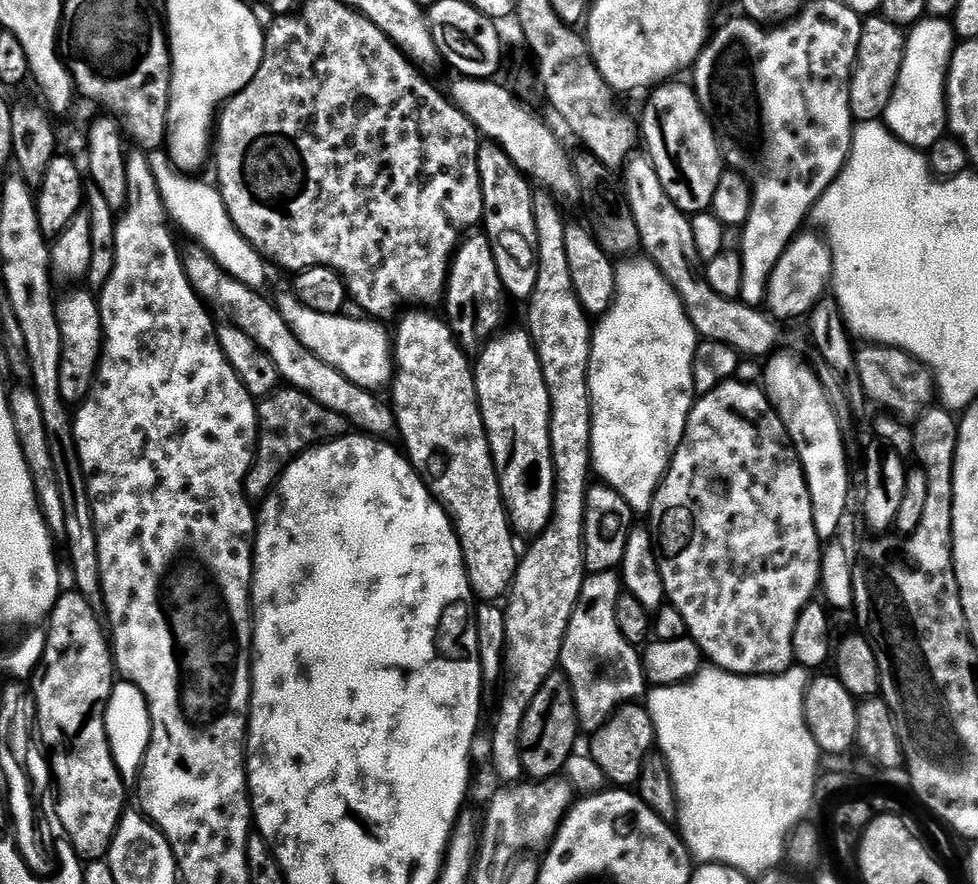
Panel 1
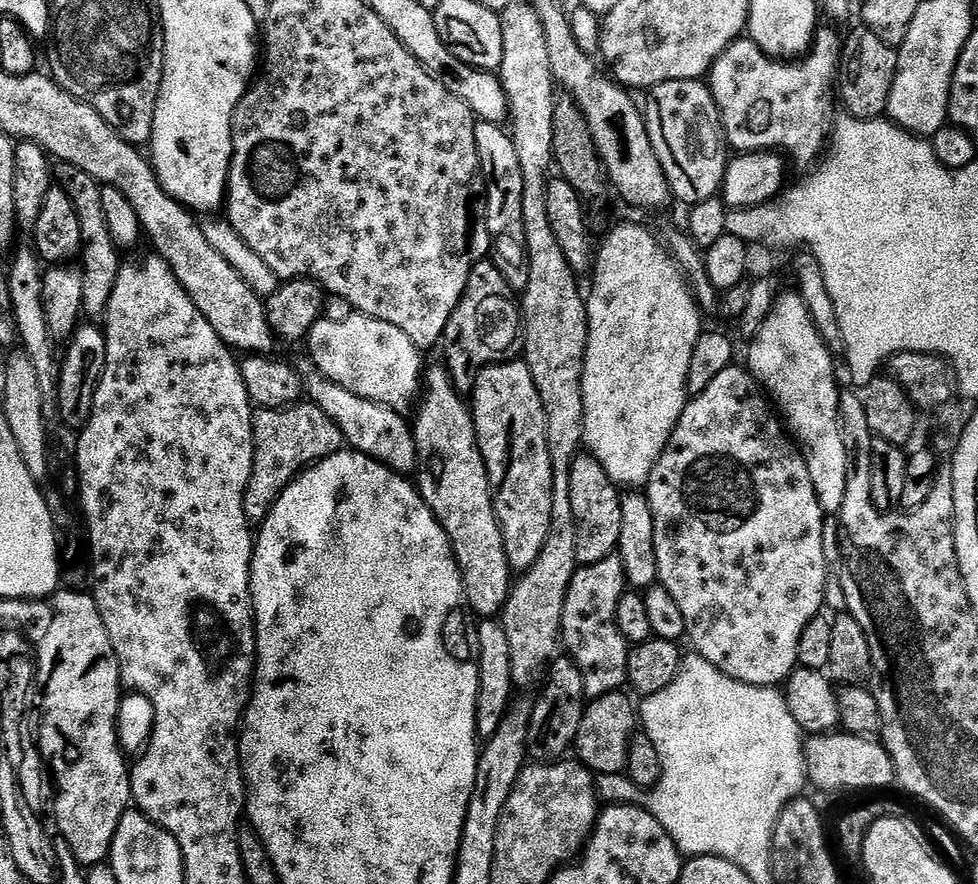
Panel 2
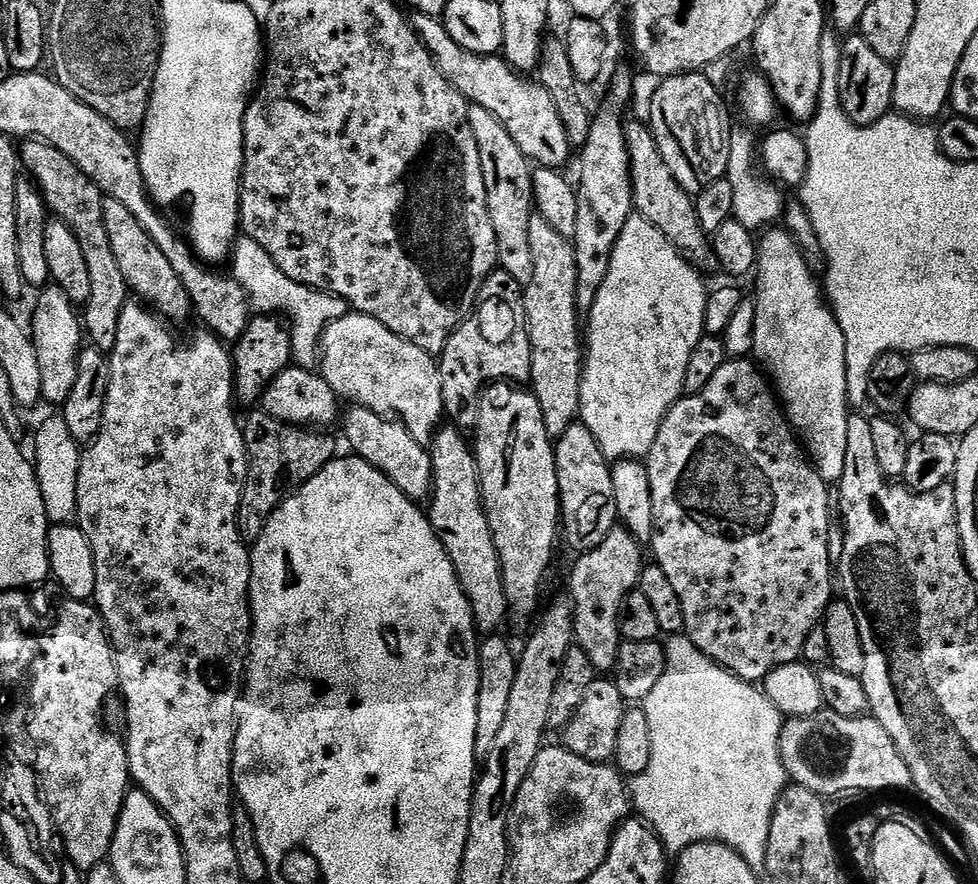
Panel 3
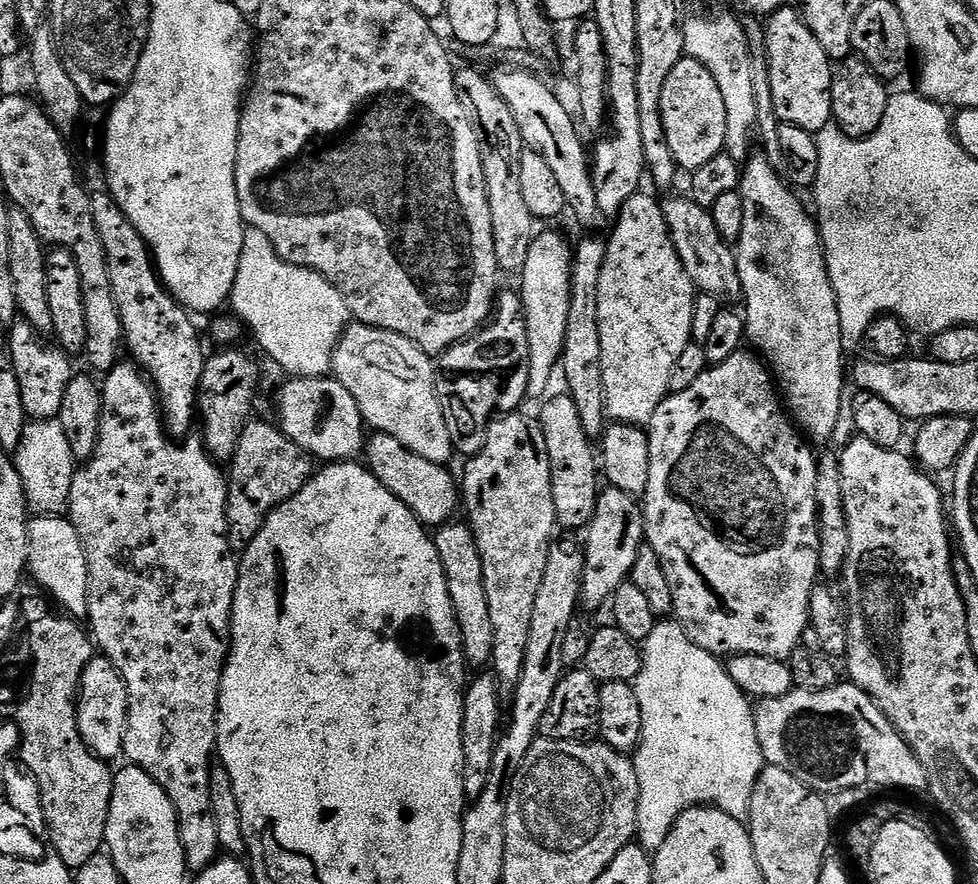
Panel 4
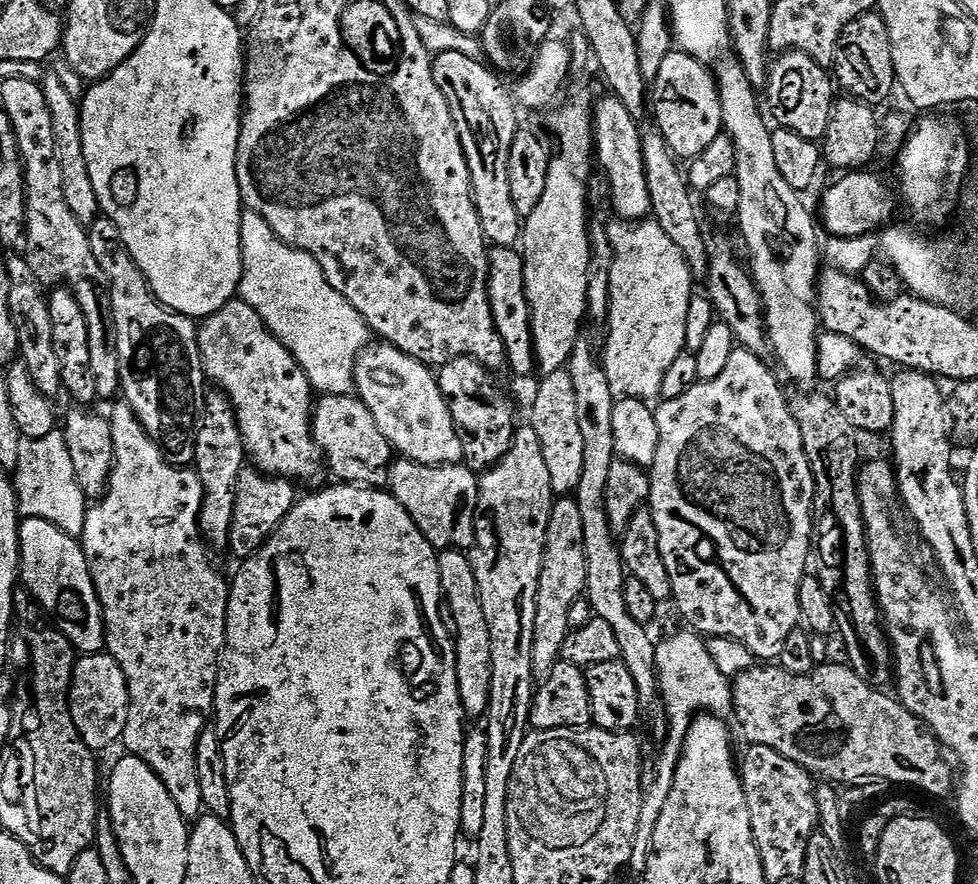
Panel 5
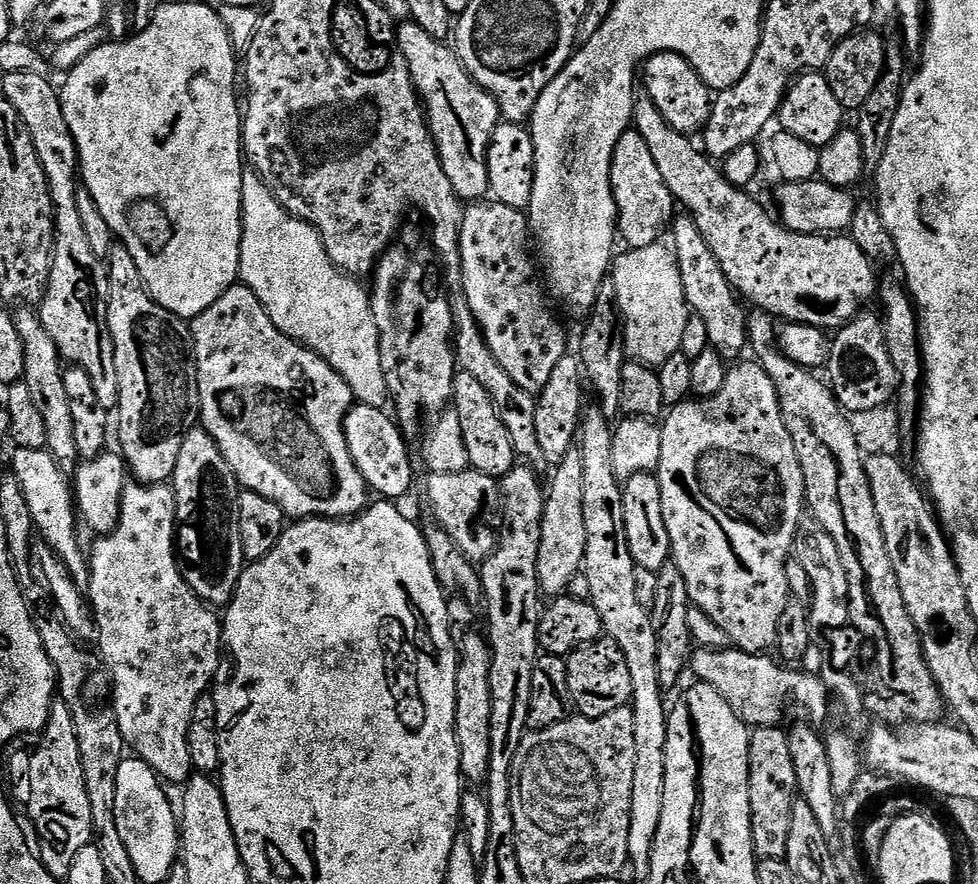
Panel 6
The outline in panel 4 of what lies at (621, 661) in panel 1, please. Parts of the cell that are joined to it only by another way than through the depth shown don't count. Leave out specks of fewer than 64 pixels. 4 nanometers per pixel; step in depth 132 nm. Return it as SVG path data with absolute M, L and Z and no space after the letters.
M611 486L605 487L600 495L596 497L596 509L594 518L586 529L588 540L584 545L584 577L582 578L582 590L580 599L585 605L596 608L599 604L607 605L612 595L631 577L634 570L634 562L638 562L640 549L645 547L646 537L644 534L644 509L637 497L626 494L626 490L618 490Z

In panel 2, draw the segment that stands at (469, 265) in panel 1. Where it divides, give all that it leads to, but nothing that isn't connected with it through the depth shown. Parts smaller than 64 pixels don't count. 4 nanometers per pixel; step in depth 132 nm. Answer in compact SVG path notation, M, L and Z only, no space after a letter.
M491 259L477 260L442 337L442 349L448 359L446 367L452 383L461 390L471 389L476 375L489 364L503 361L515 344L517 347L521 336L522 308L517 293L512 291L506 278L502 278Z

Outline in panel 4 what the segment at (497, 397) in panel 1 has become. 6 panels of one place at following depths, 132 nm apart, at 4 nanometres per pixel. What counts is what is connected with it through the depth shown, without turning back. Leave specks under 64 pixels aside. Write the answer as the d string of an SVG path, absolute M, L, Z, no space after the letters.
M504 414L499 418L493 419L488 426L488 441L482 446L479 454L471 457L464 468L464 480L462 476L462 504L466 509L468 507L467 523L470 525L478 554L482 558L482 578L486 582L486 602L490 602L490 622L494 626L494 654L490 661L491 671L501 685L508 690L515 689L517 683L522 678L522 666L526 662L526 646L530 642L530 622L534 618L534 598L538 598L538 586L542 586L542 578L546 574L546 558L548 549L554 543L554 537L558 532L556 523L556 511L554 510L554 498L552 497L552 487L550 486L550 454L546 454L546 438L540 429L539 419L521 414Z

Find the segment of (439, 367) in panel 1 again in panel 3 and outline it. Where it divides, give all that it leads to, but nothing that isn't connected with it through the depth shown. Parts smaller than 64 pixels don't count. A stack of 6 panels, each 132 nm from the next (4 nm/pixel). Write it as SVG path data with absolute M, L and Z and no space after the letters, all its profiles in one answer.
M455 426L441 427L439 431L432 437L432 442L430 445L430 451L432 453L432 490L430 493L430 501L432 500L432 505L427 505L426 515L428 521L432 523L432 528L436 532L436 536L442 542L442 546L446 550L446 554L450 558L450 562L454 566L456 571L456 577L458 582L462 586L462 590L466 594L466 598L470 602L470 610L472 611L472 619L476 622L476 627L481 633L492 634L497 631L499 624L503 622L504 616L506 617L506 611L508 603L506 602L504 594L504 583L502 582L502 570L500 569L500 559L498 558L496 547L494 546L492 531L490 530L490 524L486 518L486 510L484 509L484 504L480 500L480 479L478 478L478 470L476 469L476 458L474 455L474 448L471 443L468 444L464 441L465 433L461 429Z

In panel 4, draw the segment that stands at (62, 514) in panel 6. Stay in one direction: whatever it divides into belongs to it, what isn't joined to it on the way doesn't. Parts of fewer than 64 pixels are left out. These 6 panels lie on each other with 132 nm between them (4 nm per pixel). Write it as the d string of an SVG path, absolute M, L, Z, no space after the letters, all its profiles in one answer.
M59 419L29 422L22 430L22 442L15 450L14 463L24 483L24 497L33 513L57 517L67 513L70 486L76 477L78 461L70 450L66 430L62 430Z

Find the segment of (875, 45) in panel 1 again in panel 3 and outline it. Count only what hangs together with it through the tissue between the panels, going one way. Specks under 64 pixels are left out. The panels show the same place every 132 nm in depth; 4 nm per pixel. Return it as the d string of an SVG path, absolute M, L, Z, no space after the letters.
M858 34L849 35L841 43L838 56L840 105L844 113L848 115L848 121L865 128L889 115L893 111L892 95L896 77L895 67L889 60L878 58L870 42L866 42Z

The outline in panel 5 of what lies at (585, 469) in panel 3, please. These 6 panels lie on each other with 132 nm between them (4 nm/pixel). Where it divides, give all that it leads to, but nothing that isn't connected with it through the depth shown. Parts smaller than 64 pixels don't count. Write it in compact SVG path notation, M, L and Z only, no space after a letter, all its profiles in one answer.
M567 367L541 379L540 389L532 400L532 420L530 426L538 434L542 446L542 458L546 458L546 470L550 470L550 486L560 498L568 498L575 493L582 482L582 462L586 449L582 443L582 429L578 423L578 397L574 394L574 378Z

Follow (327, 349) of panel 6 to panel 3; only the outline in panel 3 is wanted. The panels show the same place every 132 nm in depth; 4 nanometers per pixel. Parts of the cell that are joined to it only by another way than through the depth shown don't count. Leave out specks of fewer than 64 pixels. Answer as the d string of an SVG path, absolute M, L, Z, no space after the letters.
M249 236L237 239L230 257L231 275L240 283L249 305L260 314L279 314L286 318L292 333L292 359L299 367L309 370L318 364L320 335L338 318L348 315L350 309L345 300L332 295L331 291L308 288L305 284L294 282L274 266L270 254L258 246Z

